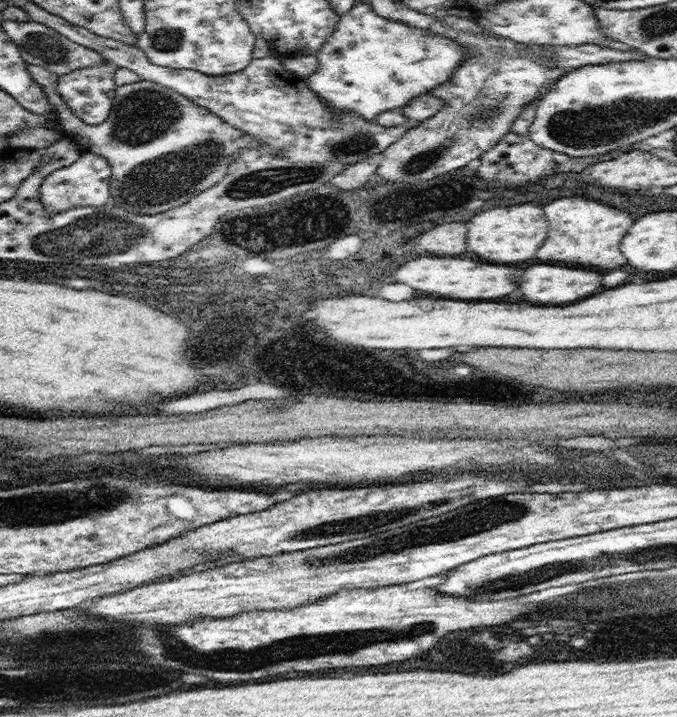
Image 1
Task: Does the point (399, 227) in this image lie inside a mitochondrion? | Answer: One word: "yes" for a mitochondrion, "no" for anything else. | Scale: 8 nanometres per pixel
no

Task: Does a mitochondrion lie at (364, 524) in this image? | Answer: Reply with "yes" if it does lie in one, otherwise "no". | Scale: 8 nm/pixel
yes

